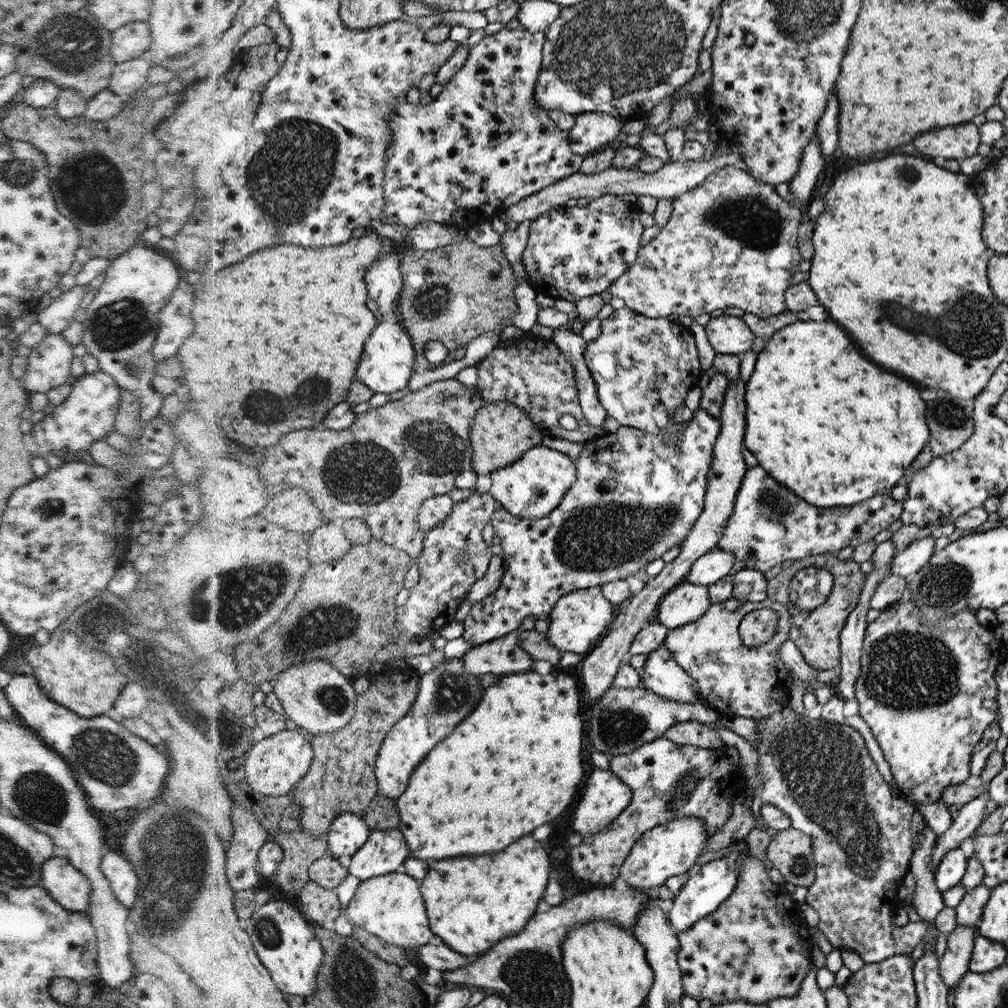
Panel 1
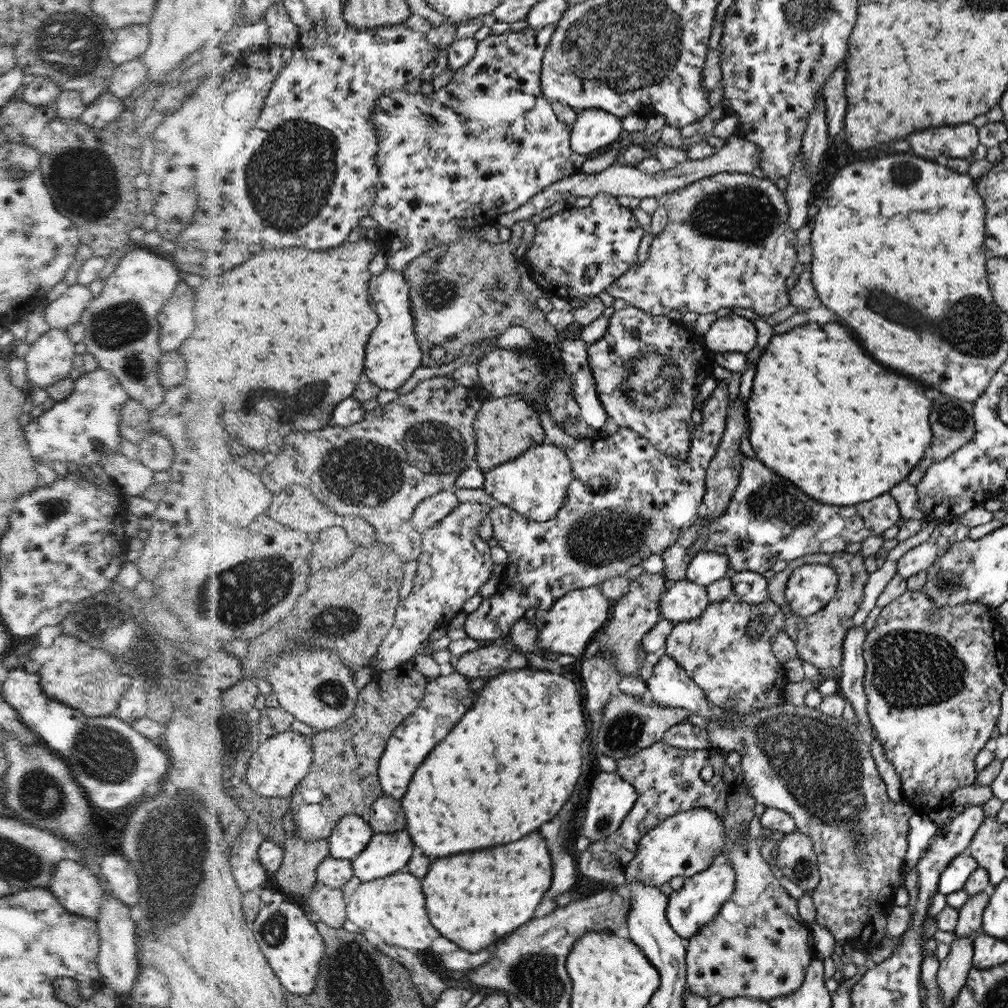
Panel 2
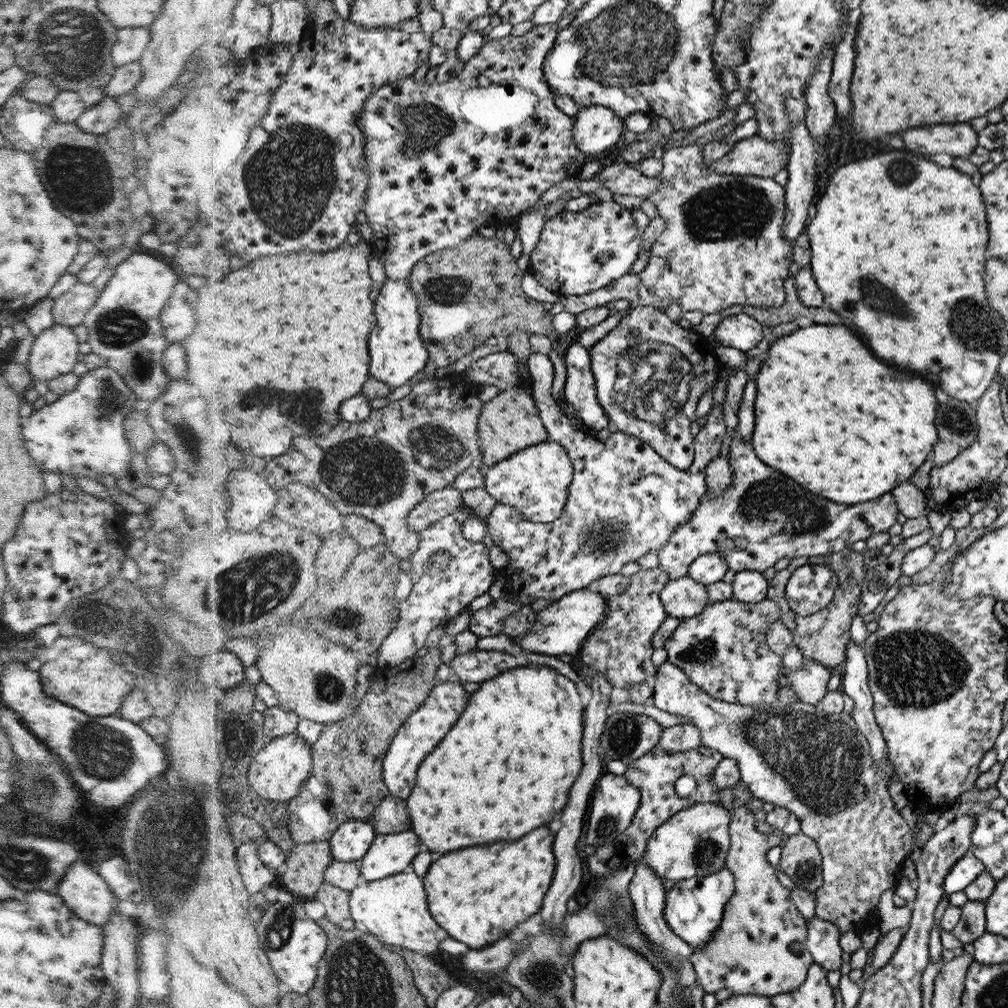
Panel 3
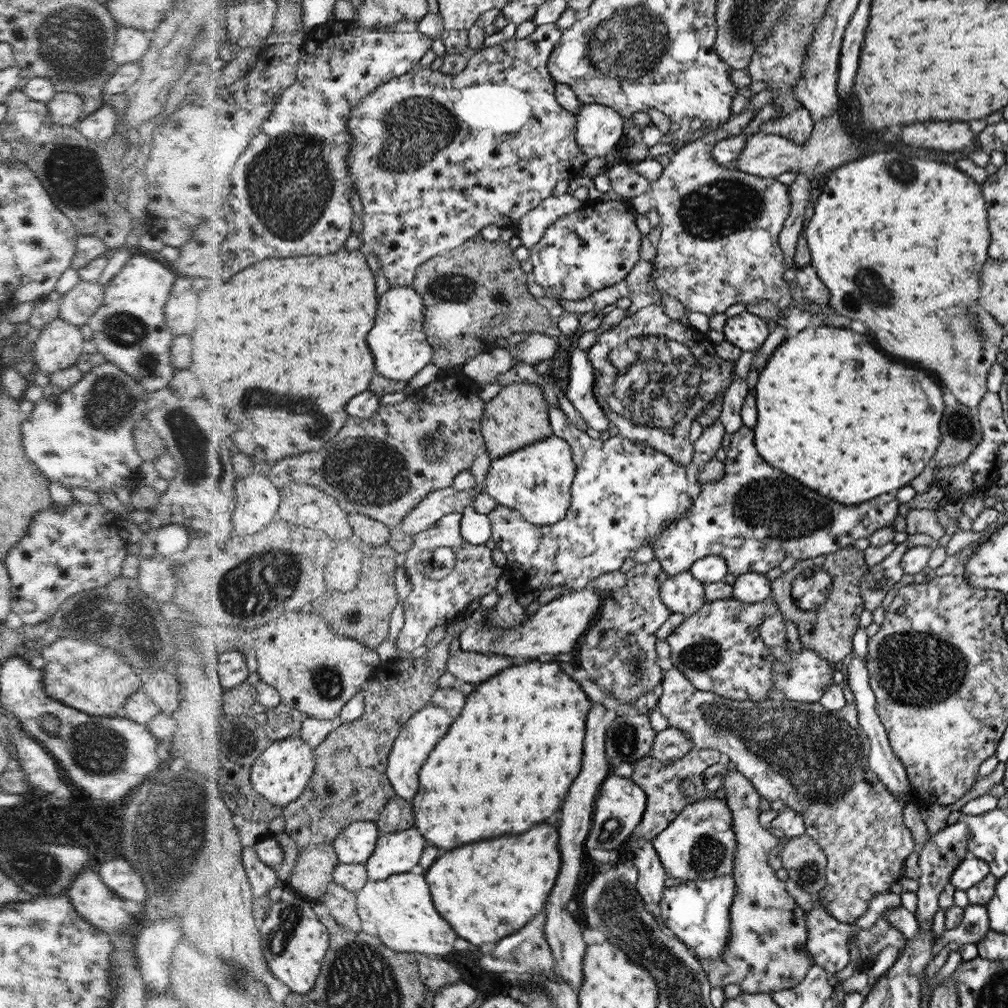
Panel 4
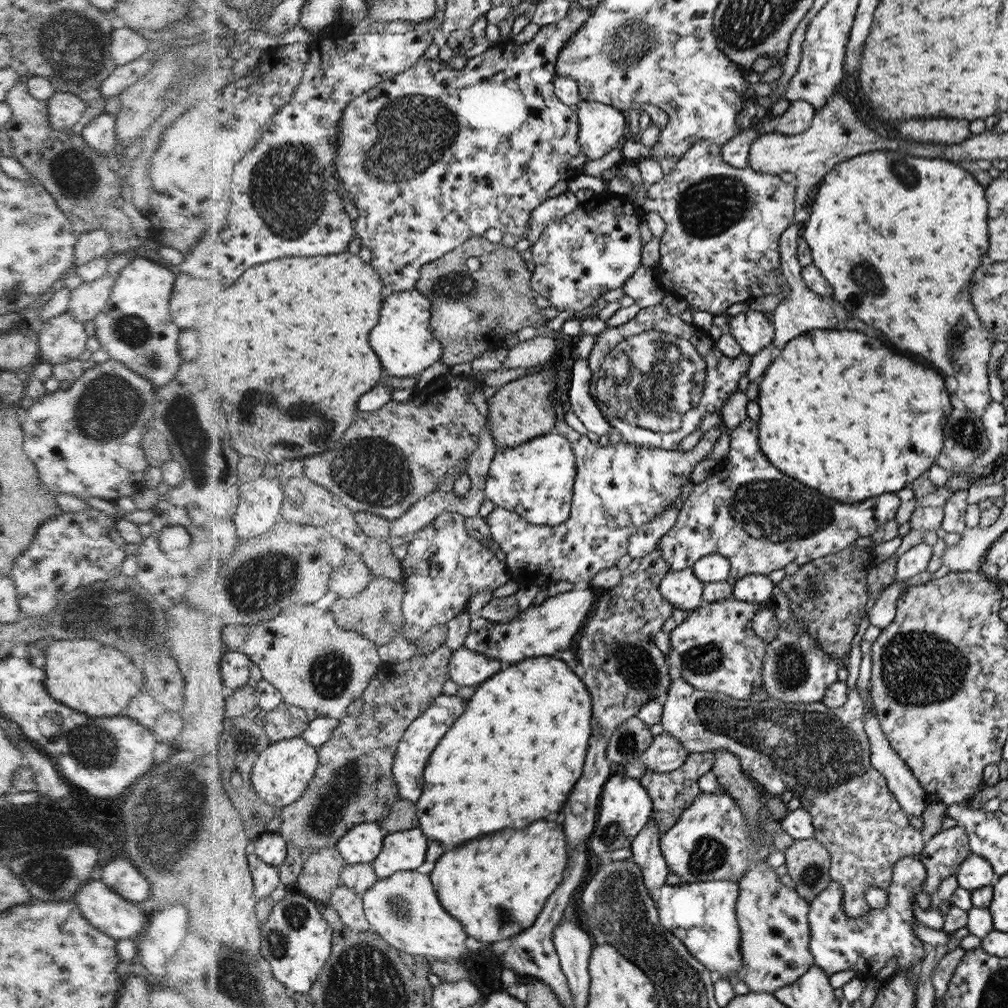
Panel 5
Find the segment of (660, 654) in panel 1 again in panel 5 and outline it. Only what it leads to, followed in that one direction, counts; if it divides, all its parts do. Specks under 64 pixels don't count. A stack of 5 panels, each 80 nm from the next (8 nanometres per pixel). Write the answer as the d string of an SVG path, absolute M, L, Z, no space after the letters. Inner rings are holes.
M682 677L672 679L671 689L667 690L665 697L665 703L663 706L661 723L662 728L668 734L675 736L682 746L689 753L703 753L710 750L716 750L717 748L723 748L723 750L729 750L732 754L739 758L740 764L743 767L744 774L749 776L756 785L763 788L764 792L771 796L782 795L783 792L792 792L796 798L801 798L800 806L802 809L807 810L811 814L813 837L822 842L827 850L831 852L831 881L838 883L844 890L844 900L842 902L843 910L848 917L864 917L871 910L869 904L864 900L864 893L868 891L868 887L880 888L884 891L891 886L892 873L894 873L896 863L900 862L900 859L904 859L904 856L916 855L922 850L922 838L918 829L914 830L912 824L908 822L908 816L904 812L904 809L898 804L895 796L890 794L890 789L886 784L886 779L878 770L876 770L870 762L870 745L869 738L864 730L863 716L864 716L865 704L862 697L859 695L859 689L850 689L847 694L847 701L838 708L832 708L822 701L817 703L789 703L780 702L777 700L768 699L767 701L750 701L738 700L732 698L726 694L722 694L716 691L702 691L696 690L696 687L692 686L688 681Z

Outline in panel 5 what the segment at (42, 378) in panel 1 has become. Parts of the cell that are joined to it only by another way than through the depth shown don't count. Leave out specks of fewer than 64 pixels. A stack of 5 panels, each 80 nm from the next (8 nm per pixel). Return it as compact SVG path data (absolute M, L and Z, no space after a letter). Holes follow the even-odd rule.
M67 312L44 322L37 337L40 360L52 365L78 358L87 349L89 339L83 323Z

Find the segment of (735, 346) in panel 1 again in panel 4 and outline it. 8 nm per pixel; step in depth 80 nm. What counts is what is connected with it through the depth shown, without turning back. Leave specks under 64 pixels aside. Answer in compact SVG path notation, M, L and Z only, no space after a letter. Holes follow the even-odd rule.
M746 310L728 317L722 334L743 351L758 350L764 344L769 332L767 322Z

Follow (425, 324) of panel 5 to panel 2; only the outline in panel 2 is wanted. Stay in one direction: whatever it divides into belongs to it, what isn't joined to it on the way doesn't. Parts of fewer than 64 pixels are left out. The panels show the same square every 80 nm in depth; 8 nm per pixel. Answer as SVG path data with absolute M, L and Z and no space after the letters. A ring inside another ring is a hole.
M387 266L379 275L372 277L371 284L382 324L378 326L368 346L367 378L380 389L400 391L414 376L414 372L423 366L425 355L412 308L411 283L403 273Z

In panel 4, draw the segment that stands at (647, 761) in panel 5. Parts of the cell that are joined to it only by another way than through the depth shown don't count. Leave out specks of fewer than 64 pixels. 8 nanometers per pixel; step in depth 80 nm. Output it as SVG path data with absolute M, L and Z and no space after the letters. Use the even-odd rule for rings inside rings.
M668 727L657 732L651 757L661 760L664 764L682 758L693 747L692 739L679 728Z

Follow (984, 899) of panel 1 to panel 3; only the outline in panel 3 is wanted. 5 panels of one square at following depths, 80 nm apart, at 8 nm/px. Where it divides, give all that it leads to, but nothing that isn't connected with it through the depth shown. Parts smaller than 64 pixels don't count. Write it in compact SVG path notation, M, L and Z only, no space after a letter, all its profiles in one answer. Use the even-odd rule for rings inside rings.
M974 900L961 907L958 925L951 931L960 942L971 944L986 931L985 902Z

